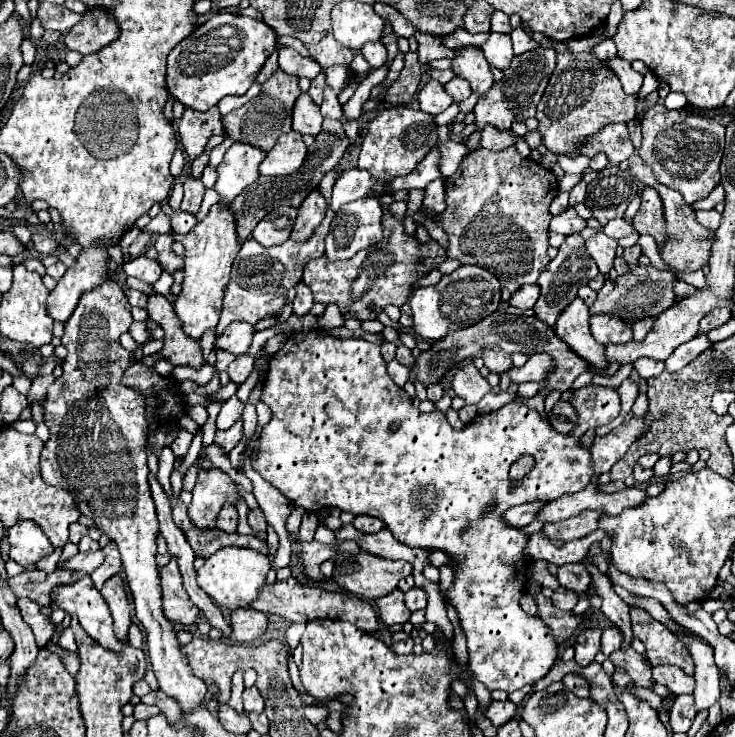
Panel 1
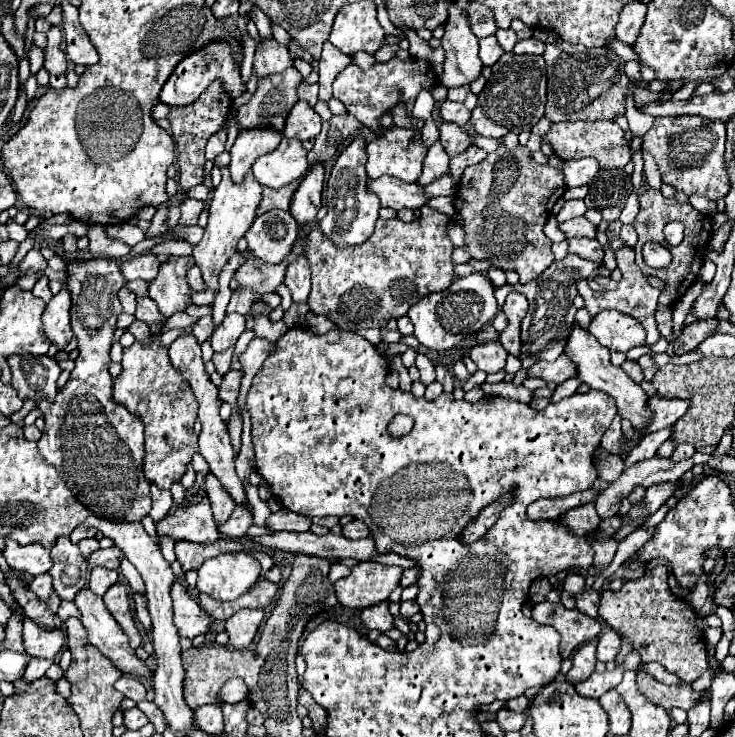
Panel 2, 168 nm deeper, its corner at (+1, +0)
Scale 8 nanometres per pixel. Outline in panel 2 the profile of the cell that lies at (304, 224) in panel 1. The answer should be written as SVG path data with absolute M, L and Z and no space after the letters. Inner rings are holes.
M313 164L307 176L301 180L299 188L291 198L291 216L297 224L315 222L315 216L321 208L321 190L323 190L323 164Z

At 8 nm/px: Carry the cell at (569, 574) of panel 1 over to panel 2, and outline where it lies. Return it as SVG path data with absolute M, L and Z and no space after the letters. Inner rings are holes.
M587 588L585 592L581 592L581 594L575 596L575 600L577 600L577 610L579 610L581 614L587 614L587 616L591 616L591 618L597 618L597 616L599 616L599 598L601 598L599 592Z

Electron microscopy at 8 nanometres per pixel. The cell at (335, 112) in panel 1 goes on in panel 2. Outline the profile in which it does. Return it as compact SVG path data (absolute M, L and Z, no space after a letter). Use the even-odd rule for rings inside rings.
M331 42L323 44L323 52L319 58L319 98L329 100L331 98L331 82L343 70L345 66L351 64L351 56L339 52Z

